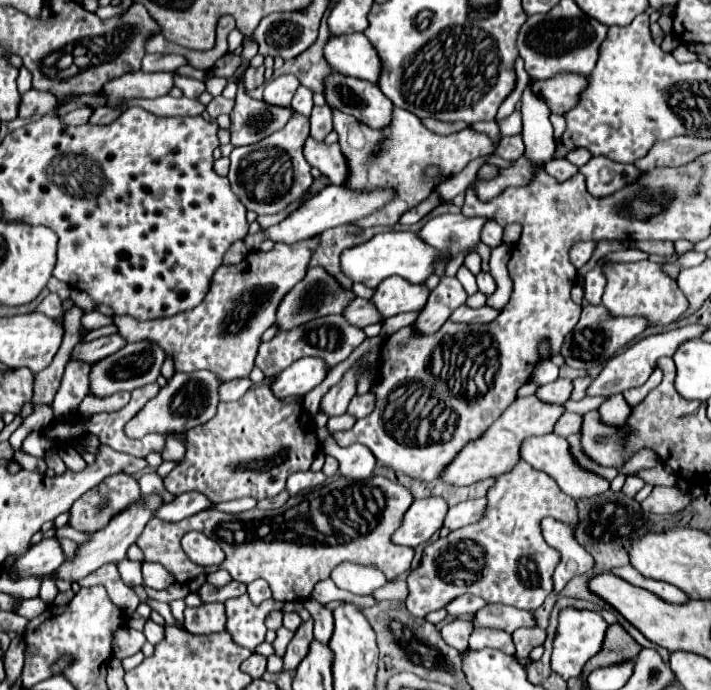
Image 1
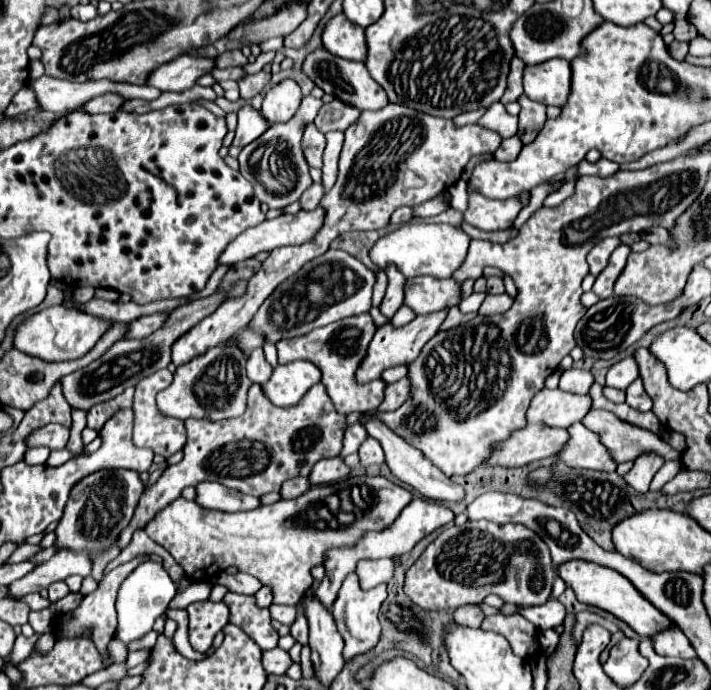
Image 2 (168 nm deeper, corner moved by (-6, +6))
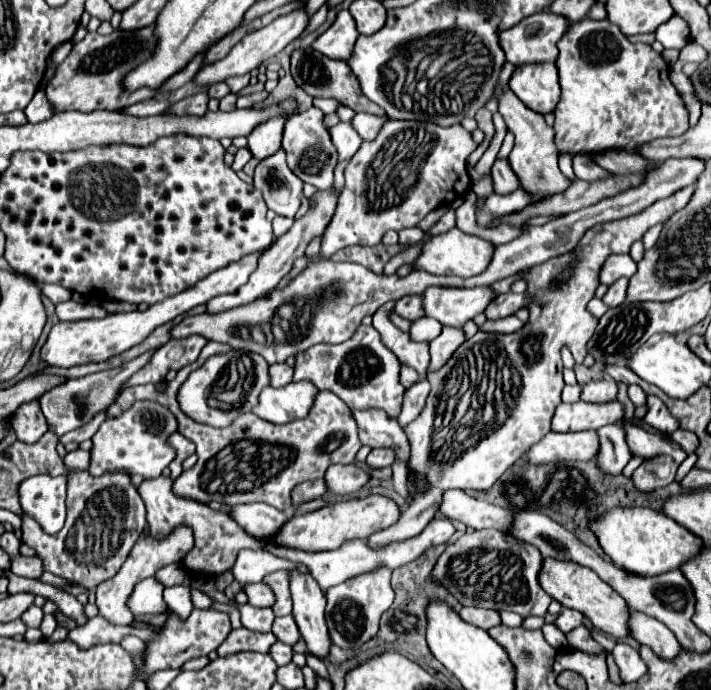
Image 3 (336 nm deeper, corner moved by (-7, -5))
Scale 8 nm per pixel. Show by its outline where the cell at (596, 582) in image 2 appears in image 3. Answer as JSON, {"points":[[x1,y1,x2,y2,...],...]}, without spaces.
{"points":[[544,558,542,568,538,574,538,582,546,594,550,594,554,600,558,600,564,608,574,608,582,612,586,618,592,620,592,624,616,638,622,638,628,634,628,604,626,600,614,592,596,572,590,568,584,568,576,562,556,560,556,558]]}

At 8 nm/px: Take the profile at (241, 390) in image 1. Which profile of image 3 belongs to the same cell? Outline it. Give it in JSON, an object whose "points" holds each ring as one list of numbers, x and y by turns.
{"points":[[272,364,270,372,272,372,272,384,270,386,280,388,280,386,286,386,292,382,294,370,288,364]]}

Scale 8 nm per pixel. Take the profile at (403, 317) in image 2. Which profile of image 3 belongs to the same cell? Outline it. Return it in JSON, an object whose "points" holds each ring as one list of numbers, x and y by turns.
{"points":[[422,318,422,320,416,320,412,322,412,328,410,328,410,338,412,340,434,340,440,332,442,332,442,324,434,318]]}

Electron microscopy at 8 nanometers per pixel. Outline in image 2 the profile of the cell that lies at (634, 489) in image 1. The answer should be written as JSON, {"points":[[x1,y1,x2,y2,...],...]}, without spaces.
{"points":[[649,453,649,455,637,457,633,469,625,475,625,481,627,481,635,491,647,493,653,475,659,471,659,467,661,467,663,463,665,463,665,461,663,461,657,453]]}

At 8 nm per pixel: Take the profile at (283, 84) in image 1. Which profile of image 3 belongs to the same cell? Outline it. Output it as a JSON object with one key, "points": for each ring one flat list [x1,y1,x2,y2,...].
{"points":[[268,120,268,124,262,124,260,128,254,128,248,136,248,150,252,156,262,162,268,156,276,154,280,150,280,136,284,130,286,120]]}

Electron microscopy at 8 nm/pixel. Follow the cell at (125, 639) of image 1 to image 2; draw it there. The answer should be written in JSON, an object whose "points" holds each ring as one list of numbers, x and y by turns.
{"points":[[143,561,141,565,137,565,119,589,119,599,117,599,119,623,117,623,115,637,125,647,129,647,129,643,133,643,133,641,141,639,143,635,147,635,153,629,155,619,165,613,165,609,167,609,167,605,173,597,175,597,175,583,171,581,171,577,167,575,167,571,163,569,161,563]]}

